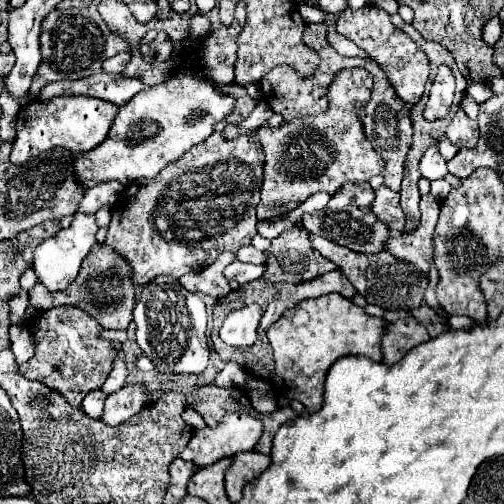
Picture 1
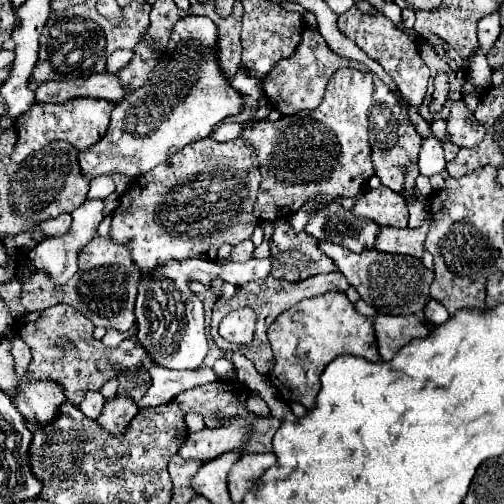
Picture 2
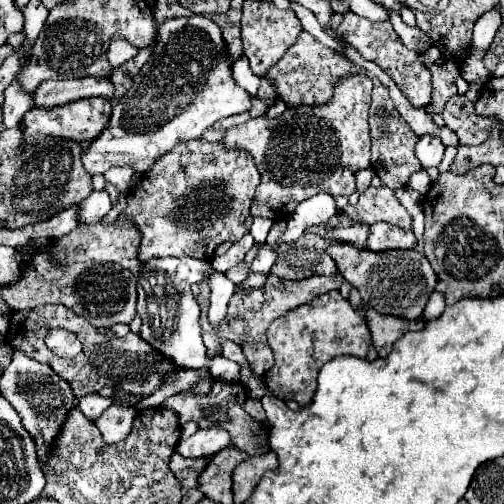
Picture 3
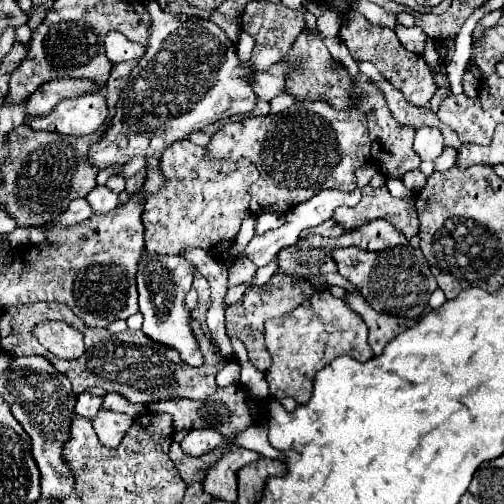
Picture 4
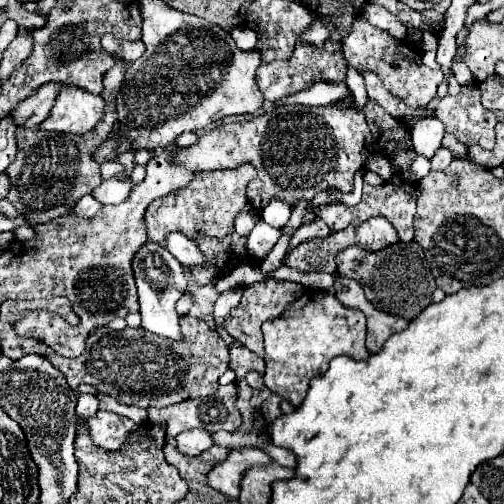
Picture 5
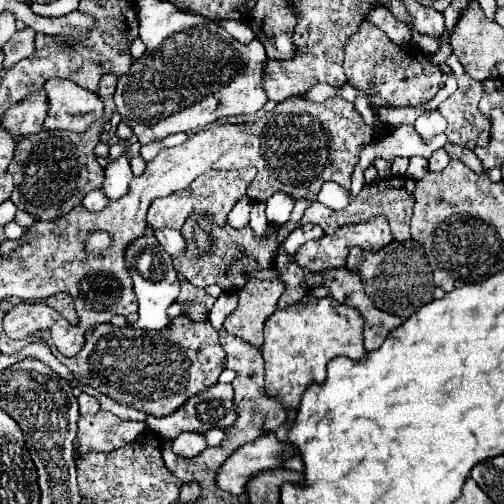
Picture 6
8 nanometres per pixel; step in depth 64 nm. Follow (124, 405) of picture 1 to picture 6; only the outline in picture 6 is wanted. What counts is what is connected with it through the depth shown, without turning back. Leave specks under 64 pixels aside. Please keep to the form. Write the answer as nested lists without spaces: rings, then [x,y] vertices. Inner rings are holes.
[[[104,410],[92,416],[80,416],[76,454],[86,454],[88,450],[112,452],[114,448],[132,442],[142,430],[146,430],[144,422],[124,422]]]

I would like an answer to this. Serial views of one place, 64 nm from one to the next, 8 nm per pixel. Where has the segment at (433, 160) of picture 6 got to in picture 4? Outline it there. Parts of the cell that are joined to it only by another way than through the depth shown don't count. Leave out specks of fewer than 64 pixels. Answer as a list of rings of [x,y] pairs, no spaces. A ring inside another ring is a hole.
[[[444,148],[444,152],[442,152],[442,156],[434,162],[434,167],[436,171],[445,172],[448,168],[452,168],[454,166],[454,162],[456,162],[456,150],[454,148]]]

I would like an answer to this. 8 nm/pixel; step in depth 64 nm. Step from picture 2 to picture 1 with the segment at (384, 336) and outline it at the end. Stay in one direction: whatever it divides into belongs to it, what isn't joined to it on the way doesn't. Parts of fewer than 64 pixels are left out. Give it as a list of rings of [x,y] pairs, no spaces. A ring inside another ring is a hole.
[[[406,318],[404,322],[390,324],[388,332],[382,340],[382,354],[384,364],[396,364],[404,358],[406,352],[416,348],[418,344],[428,342],[430,336],[422,324],[418,324],[414,318]]]

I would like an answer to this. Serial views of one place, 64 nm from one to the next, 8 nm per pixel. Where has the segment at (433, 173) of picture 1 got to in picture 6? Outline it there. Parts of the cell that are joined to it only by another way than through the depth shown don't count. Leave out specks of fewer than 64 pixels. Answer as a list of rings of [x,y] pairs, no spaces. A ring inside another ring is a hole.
[[[438,110],[434,112],[426,112],[422,114],[416,124],[414,124],[418,136],[424,140],[424,142],[430,142],[436,134],[442,134],[446,130],[446,120],[440,116]]]

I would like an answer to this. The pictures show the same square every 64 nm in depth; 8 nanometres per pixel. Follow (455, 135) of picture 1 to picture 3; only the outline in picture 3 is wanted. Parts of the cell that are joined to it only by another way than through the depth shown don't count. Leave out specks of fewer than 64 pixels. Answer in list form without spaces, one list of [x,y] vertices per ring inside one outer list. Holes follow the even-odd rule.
[[[454,96],[448,100],[442,118],[446,126],[456,132],[458,142],[466,146],[476,146],[486,142],[494,126],[492,118],[482,118],[474,112],[474,104],[466,96]]]

